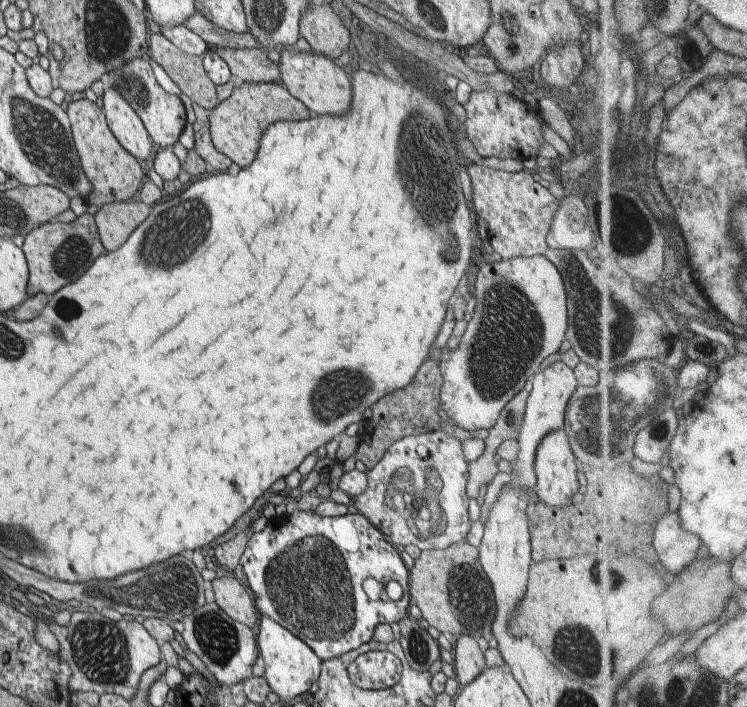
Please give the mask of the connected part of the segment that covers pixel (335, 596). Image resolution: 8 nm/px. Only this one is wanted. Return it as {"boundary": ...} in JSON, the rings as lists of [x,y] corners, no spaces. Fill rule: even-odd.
{"boundary":[[[299,511],[294,512],[293,516],[289,514],[275,516],[271,518],[264,530],[262,532],[256,532],[250,536],[248,539],[248,544],[246,545],[246,550],[244,554],[240,557],[240,574],[246,574],[246,578],[248,578],[248,584],[252,589],[255,598],[255,605],[257,611],[260,616],[268,616],[270,620],[274,620],[274,622],[278,622],[282,628],[286,628],[289,630],[294,636],[297,636],[305,642],[317,655],[321,660],[326,660],[338,656],[342,656],[351,650],[360,648],[363,644],[370,642],[373,640],[373,634],[375,632],[375,628],[382,623],[388,623],[389,625],[392,622],[399,623],[404,617],[408,616],[410,602],[409,602],[409,576],[408,570],[400,557],[400,554],[396,551],[395,546],[388,540],[387,536],[380,532],[371,522],[362,514],[346,514],[346,516],[341,517],[324,517],[320,516],[320,514],[314,514],[314,511]],[[332,558],[332,562],[336,564],[336,568],[334,570],[330,570],[330,564],[328,562],[324,562],[324,560],[330,560]],[[368,578],[374,578],[376,581],[380,582],[384,587],[388,584],[388,582],[394,580],[400,584],[403,588],[403,596],[398,601],[391,600],[378,600],[372,601],[366,595],[366,588],[362,587],[364,580]]]}

